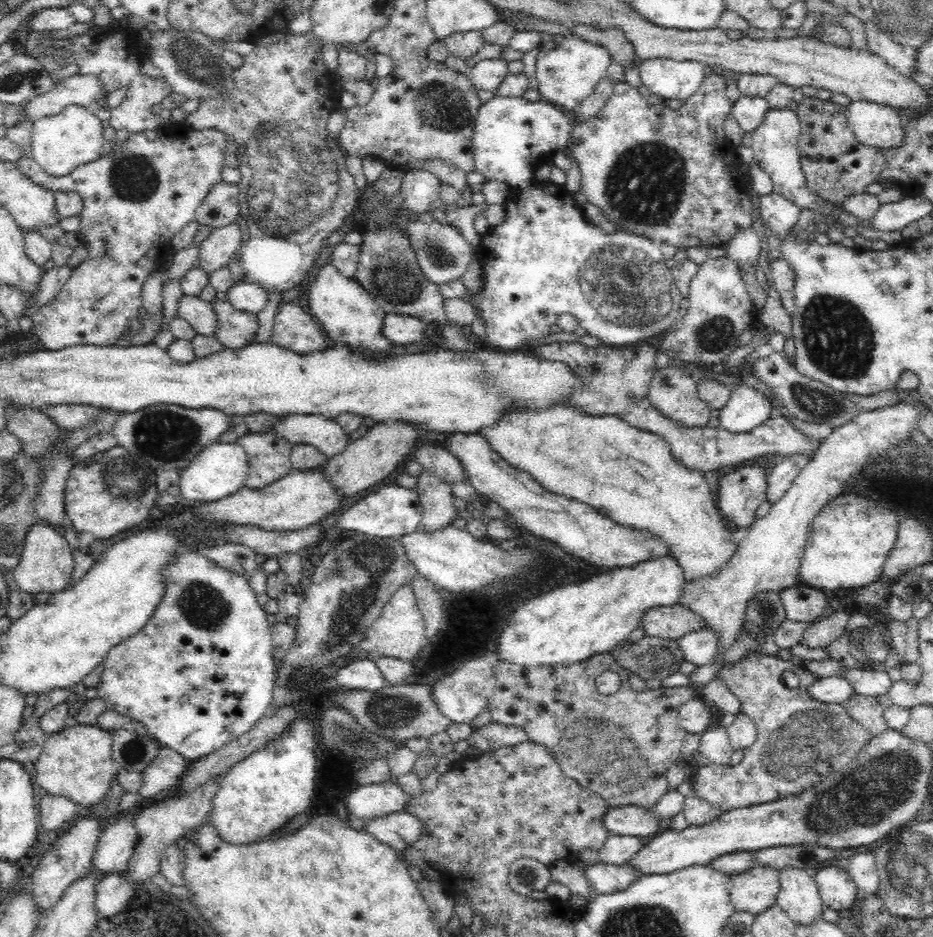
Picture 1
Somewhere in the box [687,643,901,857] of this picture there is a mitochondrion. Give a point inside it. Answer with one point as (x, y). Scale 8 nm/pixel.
(800, 745)

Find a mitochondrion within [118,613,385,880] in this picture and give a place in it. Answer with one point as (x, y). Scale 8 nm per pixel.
(302, 678)

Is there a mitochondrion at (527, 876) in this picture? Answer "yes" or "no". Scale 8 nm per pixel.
yes

